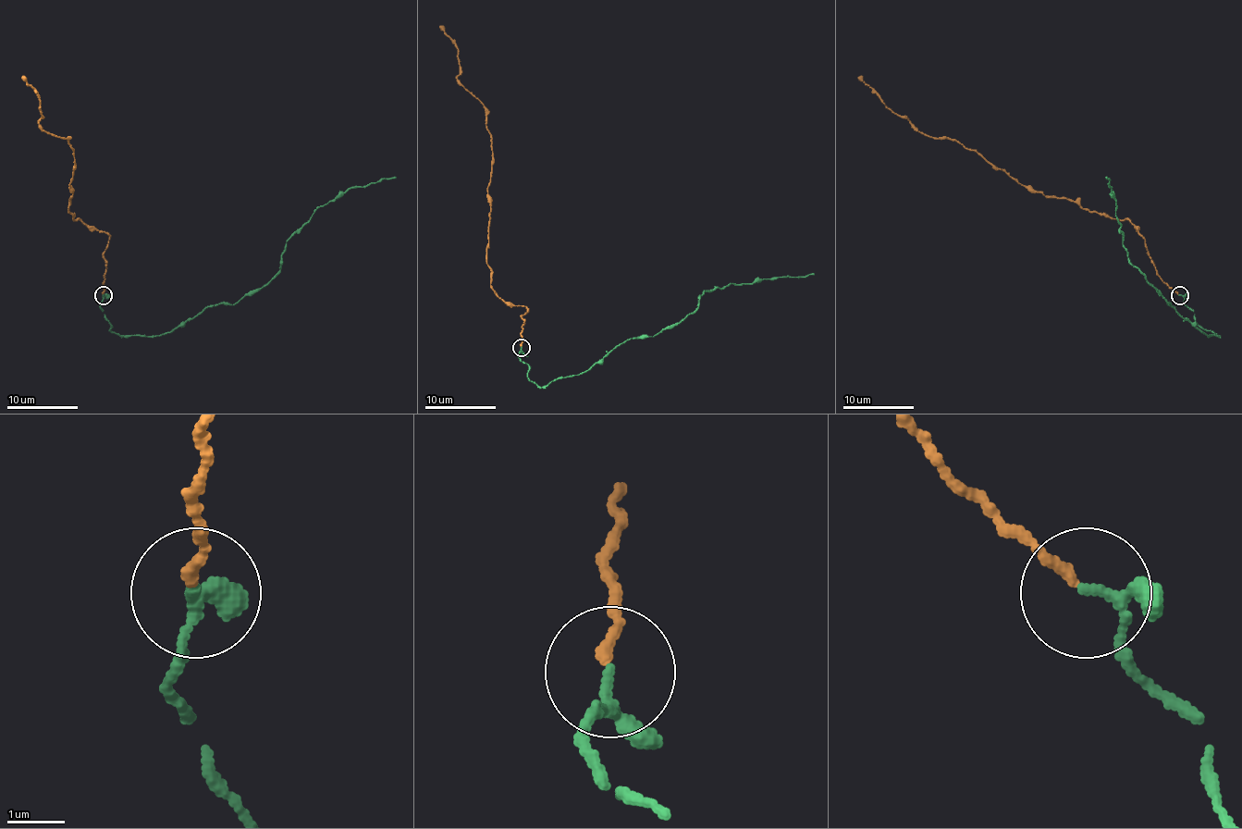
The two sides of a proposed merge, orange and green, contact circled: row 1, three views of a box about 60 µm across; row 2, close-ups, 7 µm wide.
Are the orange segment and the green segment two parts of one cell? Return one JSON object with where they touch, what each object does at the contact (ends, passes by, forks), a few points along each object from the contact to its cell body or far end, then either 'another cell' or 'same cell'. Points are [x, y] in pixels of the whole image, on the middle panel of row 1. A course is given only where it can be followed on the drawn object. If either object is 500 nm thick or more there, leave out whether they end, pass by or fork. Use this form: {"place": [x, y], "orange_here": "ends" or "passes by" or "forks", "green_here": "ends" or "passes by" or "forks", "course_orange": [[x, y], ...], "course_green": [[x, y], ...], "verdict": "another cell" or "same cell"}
{"place": [522, 347], "orange_here": "ends", "green_here": "passes by", "course_orange": [[521, 346], [526, 308], [509, 305], [491, 284], [493, 159], [485, 107], [461, 85], [457, 45], [439, 26]], "course_green": [[521, 348], [532, 381], [546, 387], [582, 374], [626, 340], [654, 337], [682, 321], [704, 290], [814, 273]], "verdict": "same cell"}

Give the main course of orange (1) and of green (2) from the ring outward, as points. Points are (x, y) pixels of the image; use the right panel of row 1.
1: (1178, 294), (1157, 273), (1126, 219), (1030, 192), (976, 152), (929, 138), (897, 117), (858, 77)
2: (1180, 296), (1194, 320), (1219, 335), (1206, 335), (1169, 304), (1130, 262), (1116, 202), (1105, 177)

